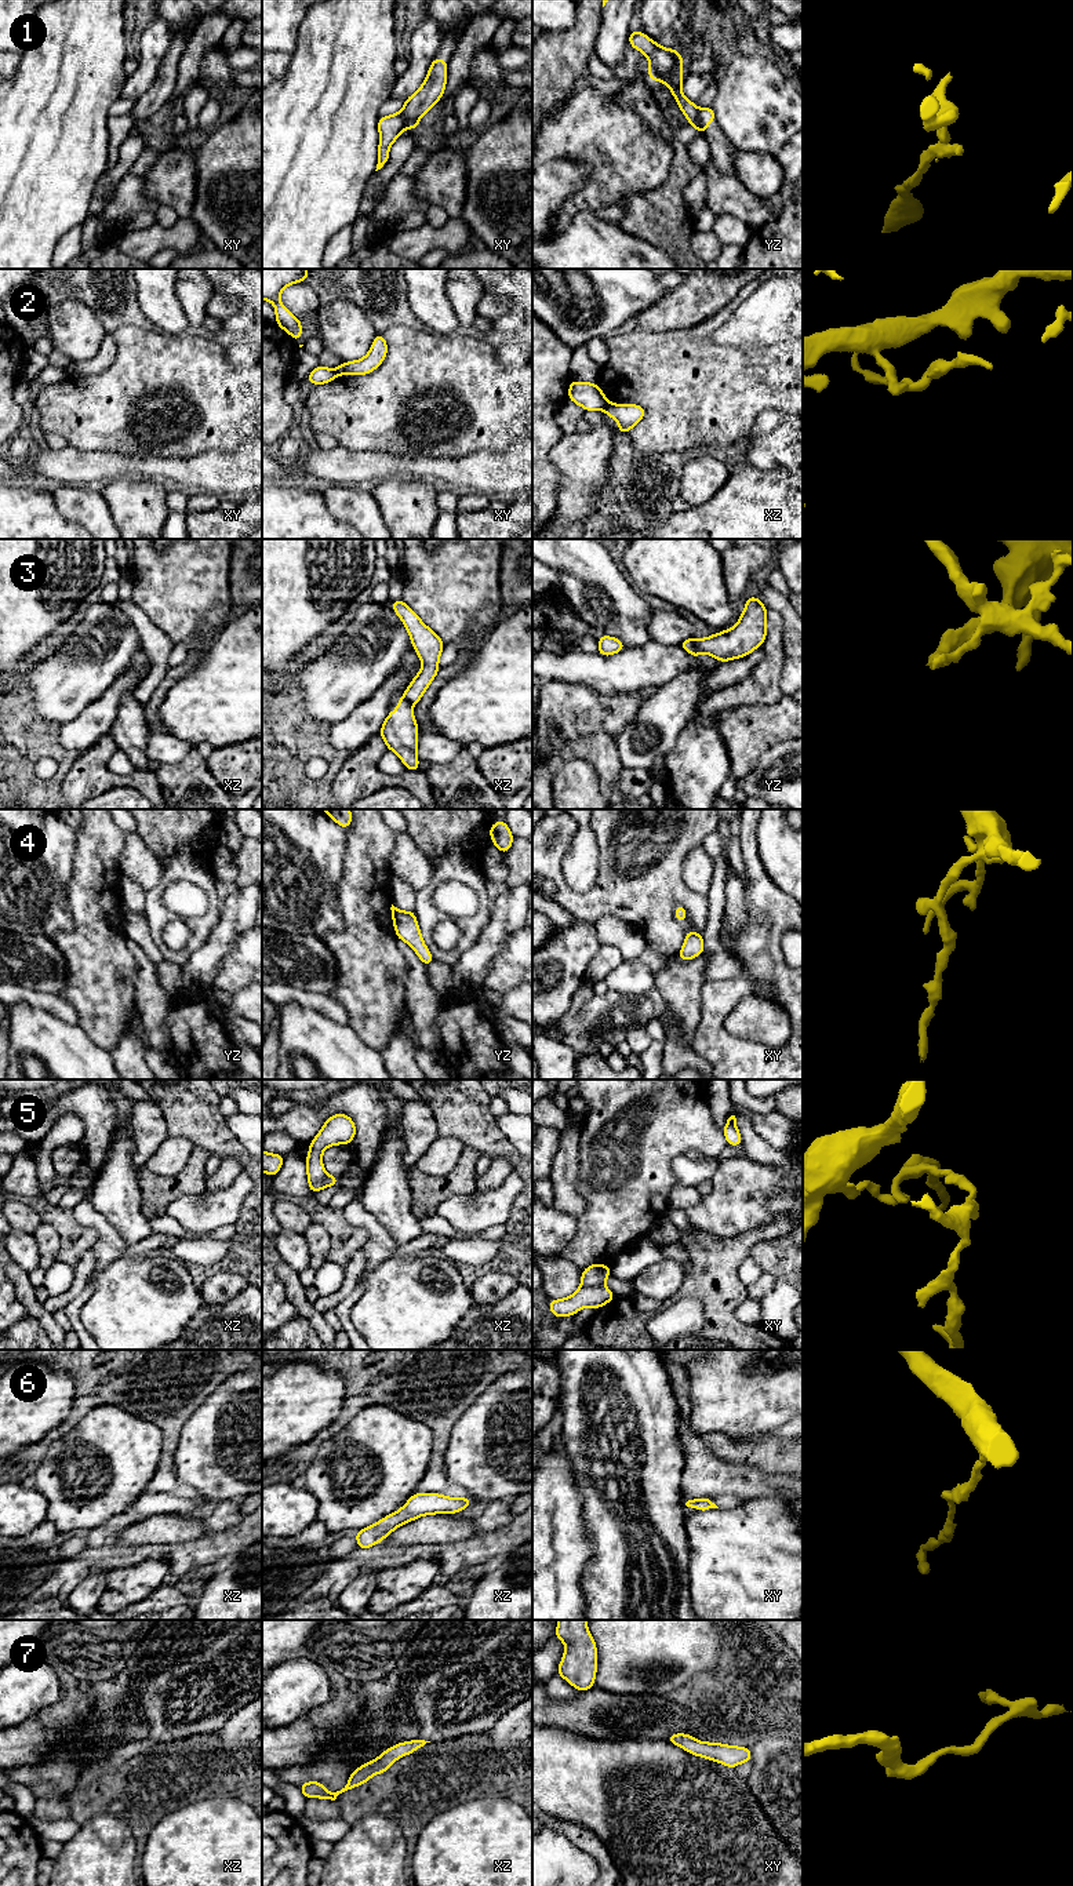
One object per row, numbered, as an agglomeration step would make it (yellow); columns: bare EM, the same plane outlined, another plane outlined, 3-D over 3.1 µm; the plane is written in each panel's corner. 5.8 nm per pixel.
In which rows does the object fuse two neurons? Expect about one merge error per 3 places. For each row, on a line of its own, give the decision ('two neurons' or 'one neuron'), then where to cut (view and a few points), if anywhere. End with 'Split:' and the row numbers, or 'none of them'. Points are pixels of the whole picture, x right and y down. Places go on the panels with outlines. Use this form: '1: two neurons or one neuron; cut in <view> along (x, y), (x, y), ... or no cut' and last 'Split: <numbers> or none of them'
1: two neurons; cut in yz along (697, 109), (704, 128)
2: two neurons; cut in xz along (608, 403), (603, 408)
3: two neurons; cut in yz along (693, 639), (698, 650)
4: one neuron; no cut
5: two neurons; cut in xy along (602, 1284), (581, 1288)
6: one neuron; no cut
7: one neuron; no cut
Split: 1, 2, 3, 5

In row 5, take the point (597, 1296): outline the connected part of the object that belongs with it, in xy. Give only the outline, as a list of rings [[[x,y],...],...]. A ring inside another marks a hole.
[[[604,1285],[579,1288],[572,1296],[565,1299],[549,1299],[549,1310],[559,1318],[575,1315],[583,1307],[600,1308],[612,1301],[615,1295]]]

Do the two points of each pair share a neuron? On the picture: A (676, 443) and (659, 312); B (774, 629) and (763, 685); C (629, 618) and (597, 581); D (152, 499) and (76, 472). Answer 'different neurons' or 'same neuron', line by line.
A: different neurons
B: same neuron
C: same neuron
D: different neurons

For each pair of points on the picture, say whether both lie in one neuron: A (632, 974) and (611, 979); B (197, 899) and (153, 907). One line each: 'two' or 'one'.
A: one
B: two

